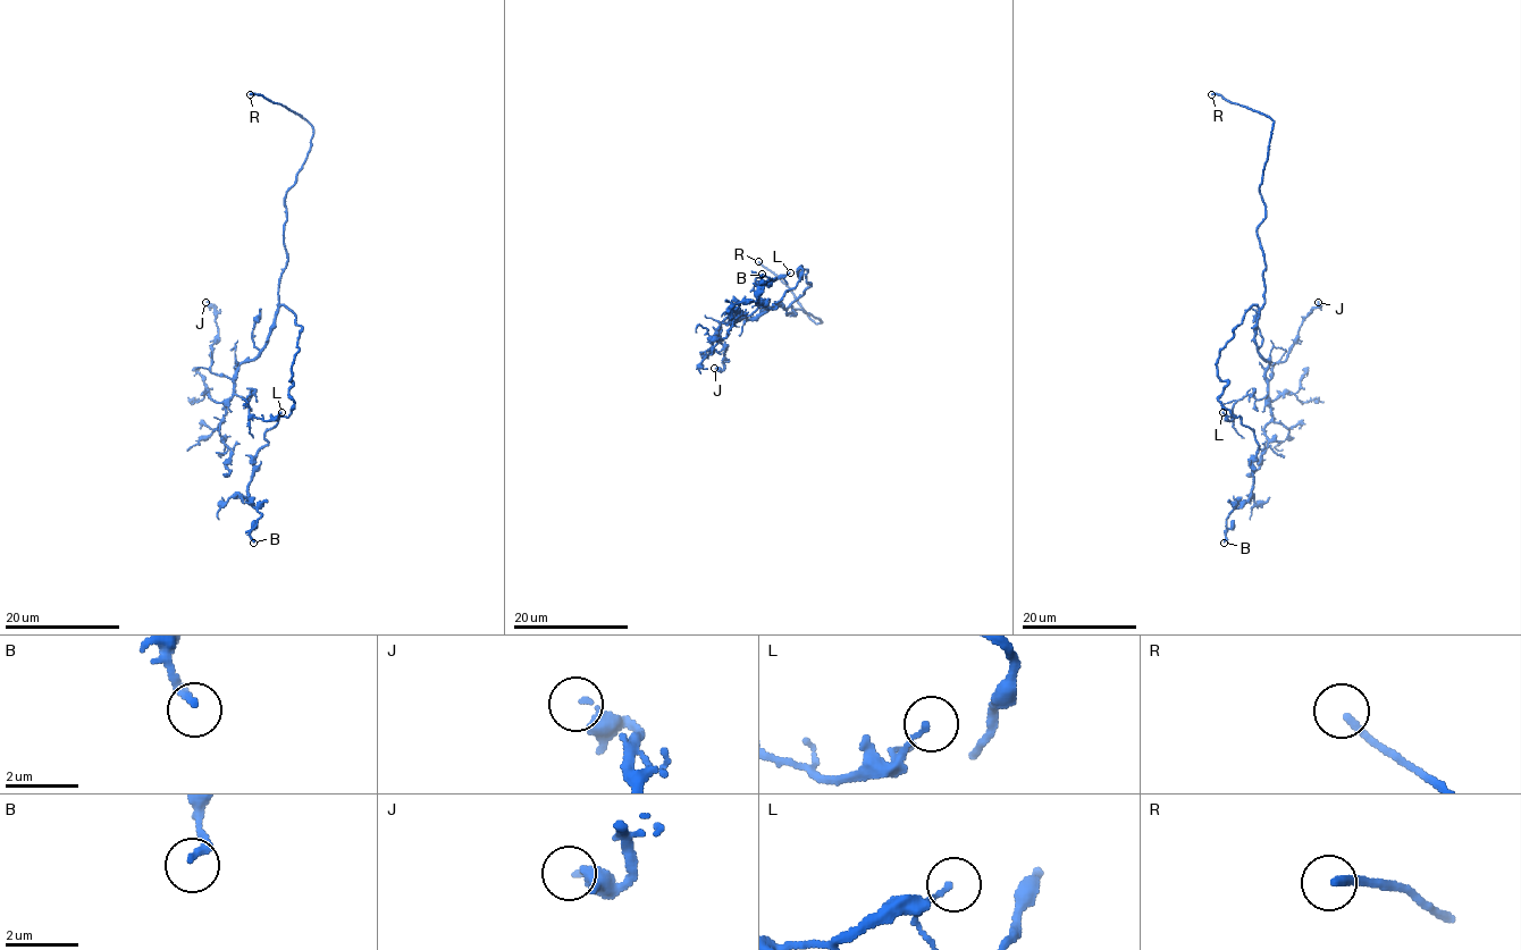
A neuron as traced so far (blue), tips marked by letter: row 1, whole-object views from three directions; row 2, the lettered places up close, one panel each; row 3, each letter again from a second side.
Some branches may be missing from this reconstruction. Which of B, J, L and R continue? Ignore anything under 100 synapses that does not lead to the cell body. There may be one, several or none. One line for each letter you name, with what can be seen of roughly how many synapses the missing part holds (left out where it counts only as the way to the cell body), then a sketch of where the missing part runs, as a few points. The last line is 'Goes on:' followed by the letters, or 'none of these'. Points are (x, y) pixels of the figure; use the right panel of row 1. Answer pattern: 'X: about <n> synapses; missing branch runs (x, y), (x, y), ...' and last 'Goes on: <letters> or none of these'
R: missing branch runs (1211, 94), (1186, 92), (1166, 112), (1123, 132), (1066, 110), (1049, 92), (1036, 55)
Goes on: R

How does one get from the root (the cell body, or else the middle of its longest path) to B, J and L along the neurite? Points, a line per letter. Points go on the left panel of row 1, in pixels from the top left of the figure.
B: (288, 309), (301, 328), (294, 408), (266, 433), (253, 462), (253, 543)
J: (288, 309), (278, 308), (267, 345), (245, 360), (232, 379), (210, 370), (218, 327), (215, 307), (206, 302)
L: (288, 309), (278, 308), (267, 345), (235, 376), (235, 392), (251, 396), (251, 413), (268, 421), (282, 412)

